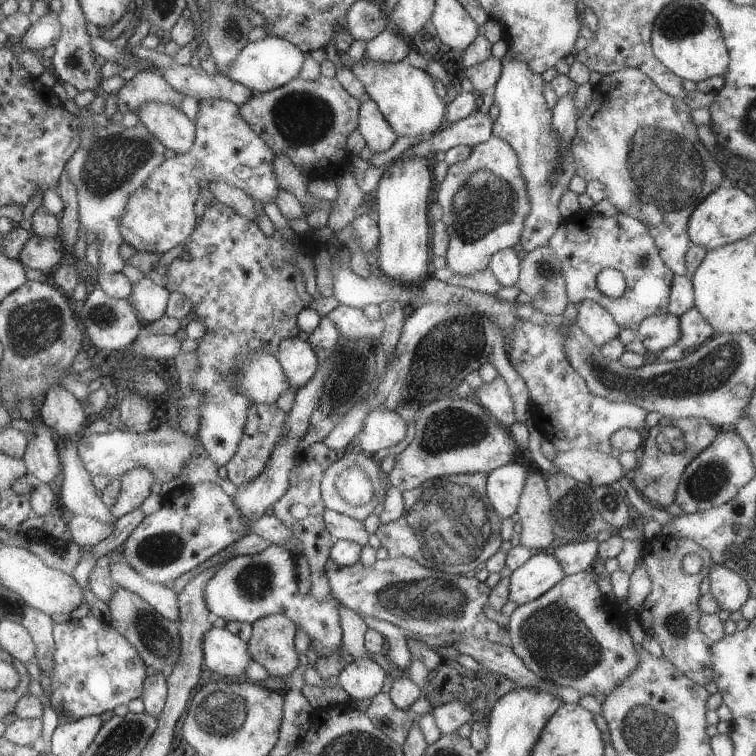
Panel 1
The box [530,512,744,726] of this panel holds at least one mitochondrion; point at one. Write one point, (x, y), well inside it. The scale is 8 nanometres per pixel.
(677, 625)

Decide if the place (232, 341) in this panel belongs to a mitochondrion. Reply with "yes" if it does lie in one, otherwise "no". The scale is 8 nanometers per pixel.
yes

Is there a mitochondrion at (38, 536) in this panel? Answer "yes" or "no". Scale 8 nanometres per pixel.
yes

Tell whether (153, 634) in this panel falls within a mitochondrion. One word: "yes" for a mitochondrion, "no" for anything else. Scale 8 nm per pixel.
yes

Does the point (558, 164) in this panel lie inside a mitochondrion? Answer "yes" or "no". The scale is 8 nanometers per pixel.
yes

